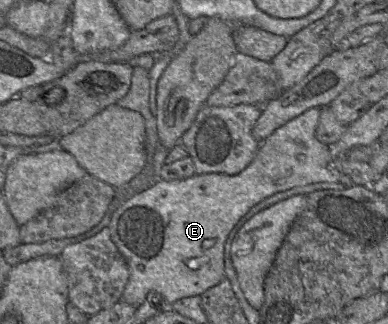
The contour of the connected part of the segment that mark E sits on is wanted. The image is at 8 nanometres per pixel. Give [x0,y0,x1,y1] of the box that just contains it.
[109,108,341,307]

